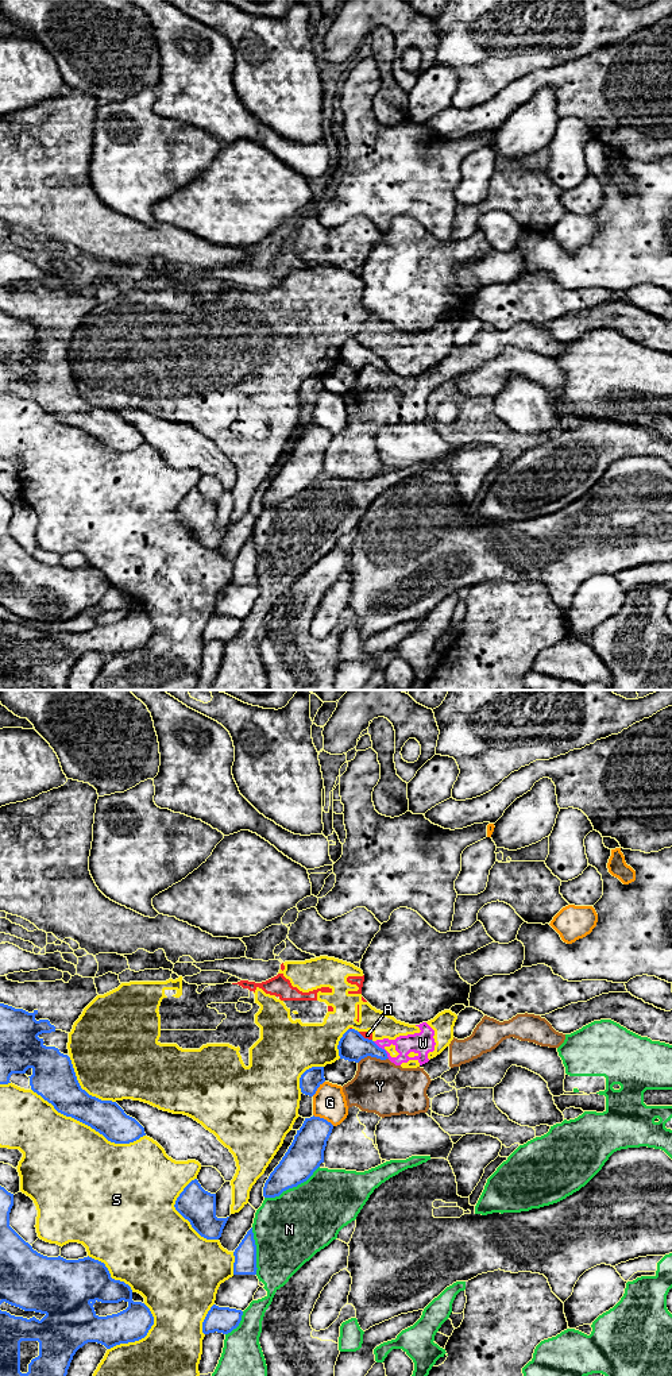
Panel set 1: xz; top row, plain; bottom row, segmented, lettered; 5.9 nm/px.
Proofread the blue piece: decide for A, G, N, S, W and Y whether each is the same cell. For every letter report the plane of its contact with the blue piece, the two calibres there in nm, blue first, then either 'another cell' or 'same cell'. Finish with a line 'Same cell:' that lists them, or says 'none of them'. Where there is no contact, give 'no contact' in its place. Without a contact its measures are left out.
A: contact in xz; calibres 170 and 50 nm; another cell
G: contact in xz; calibres 200 and 190 nm; another cell
N: contact in xz; calibres 220 and 420 nm; another cell
S: contact in xz; calibres 200 and 500 nm; another cell
W: contact in xz; calibres 170 and 130 nm; another cell
Y: contact in xz; calibres 170 and 320 nm; another cell
Same cell: none of them

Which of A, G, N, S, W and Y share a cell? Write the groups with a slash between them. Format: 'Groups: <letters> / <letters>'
Groups: A S W / G / N / Y

